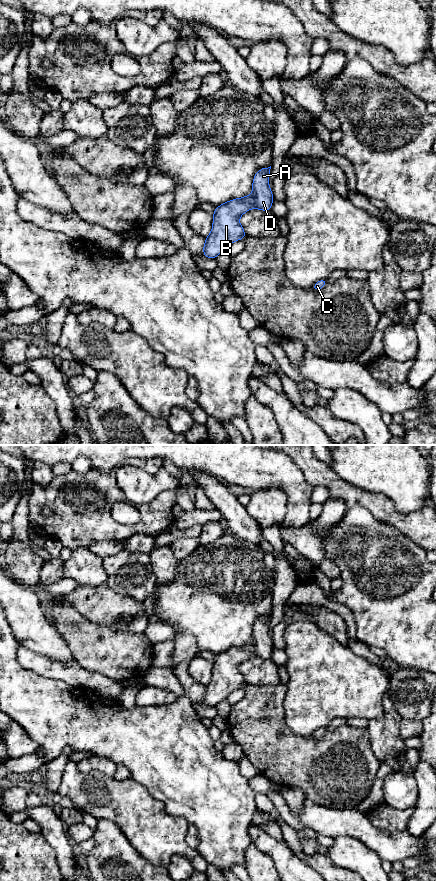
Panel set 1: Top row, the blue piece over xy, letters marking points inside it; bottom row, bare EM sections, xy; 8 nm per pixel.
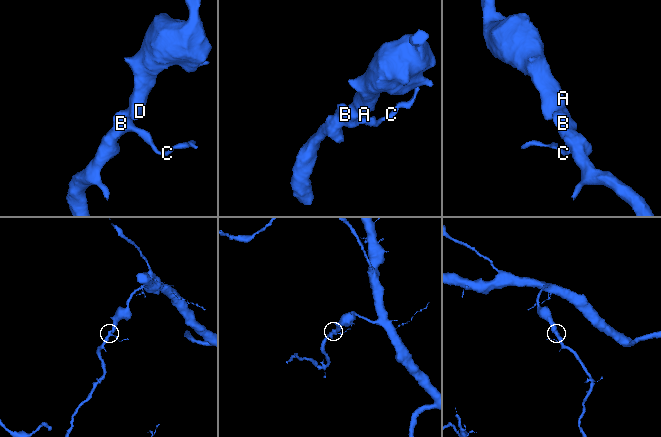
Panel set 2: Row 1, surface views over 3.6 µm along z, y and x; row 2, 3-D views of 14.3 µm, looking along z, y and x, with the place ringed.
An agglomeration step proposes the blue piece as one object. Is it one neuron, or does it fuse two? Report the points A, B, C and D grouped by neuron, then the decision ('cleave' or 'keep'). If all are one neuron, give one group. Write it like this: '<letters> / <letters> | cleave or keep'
A B C D | keep

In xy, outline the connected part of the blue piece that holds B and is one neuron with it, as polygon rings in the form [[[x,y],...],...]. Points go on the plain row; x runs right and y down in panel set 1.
[[[259,617],[252,629],[252,641],[245,645],[229,648],[213,660],[212,678],[205,686],[203,703],[208,707],[216,705],[235,689],[248,684],[240,672],[239,666],[250,657],[270,659],[274,645],[269,635],[270,617]]]

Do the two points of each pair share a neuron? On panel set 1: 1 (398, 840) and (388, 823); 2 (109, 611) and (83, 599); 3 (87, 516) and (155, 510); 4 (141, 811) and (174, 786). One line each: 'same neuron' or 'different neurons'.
1: different neurons
2: same neuron
3: same neuron
4: different neurons

